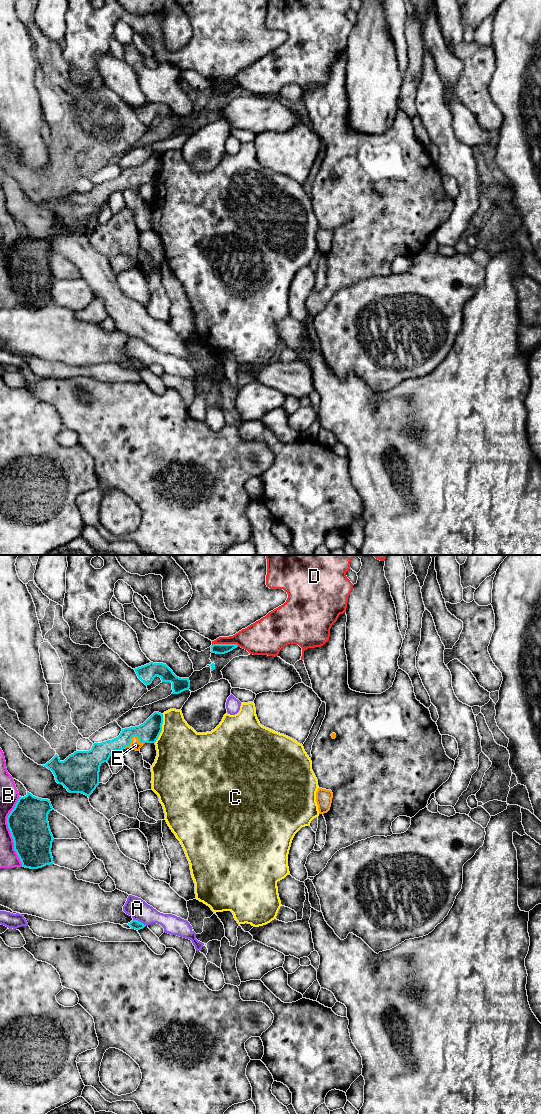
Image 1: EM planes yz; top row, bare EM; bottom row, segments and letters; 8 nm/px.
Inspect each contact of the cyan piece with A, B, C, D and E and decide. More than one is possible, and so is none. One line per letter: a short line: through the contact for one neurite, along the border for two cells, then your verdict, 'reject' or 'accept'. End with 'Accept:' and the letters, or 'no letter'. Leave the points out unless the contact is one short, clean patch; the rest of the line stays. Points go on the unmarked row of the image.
A: reject
B: reject
C: reject
D: reject
E: line yz (148, 172), (132, 176), (135, 185); accept
Accept: E

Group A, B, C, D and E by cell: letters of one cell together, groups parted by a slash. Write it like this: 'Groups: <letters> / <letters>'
Groups: A / B / C / D / E

